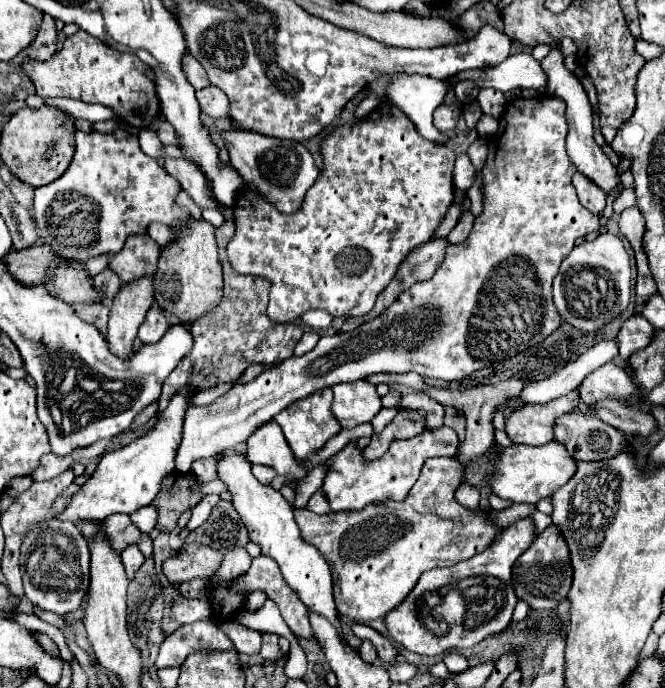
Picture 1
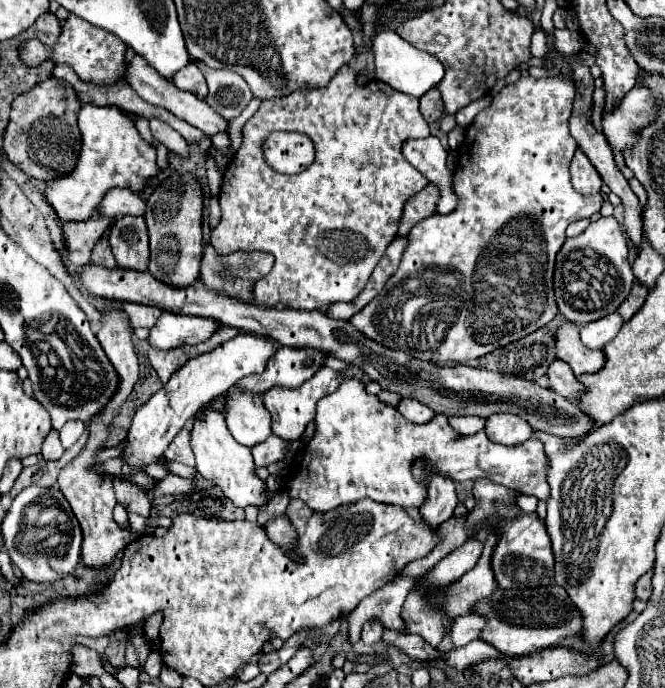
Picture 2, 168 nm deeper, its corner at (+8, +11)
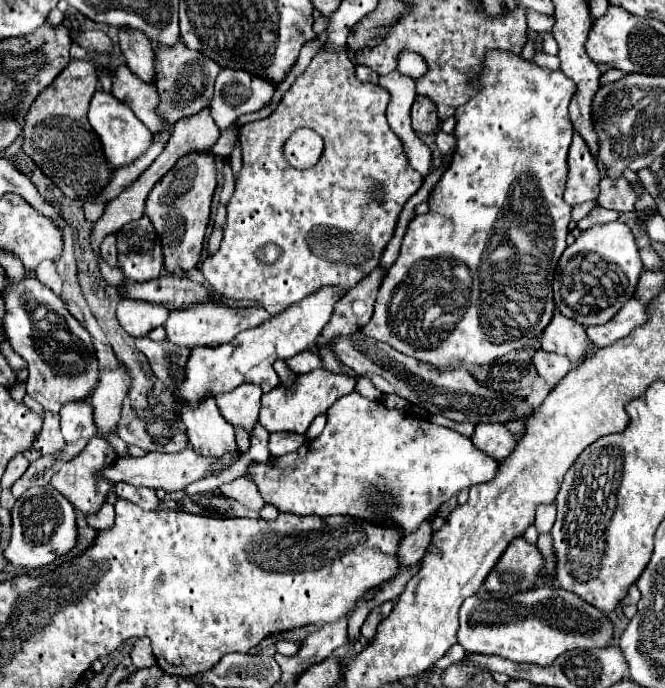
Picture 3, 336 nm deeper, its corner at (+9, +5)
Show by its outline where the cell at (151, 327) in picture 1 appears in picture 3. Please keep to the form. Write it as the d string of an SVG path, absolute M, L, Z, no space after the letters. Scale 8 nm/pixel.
M122 299L118 303L118 321L132 337L148 335L154 327L164 325L168 319L168 309L160 303L140 301L140 299Z

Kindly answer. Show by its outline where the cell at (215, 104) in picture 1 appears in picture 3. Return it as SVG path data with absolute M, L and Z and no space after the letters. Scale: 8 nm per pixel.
M176 41L174 45L158 45L156 47L156 87L160 103L156 107L156 113L166 125L174 125L176 121L196 115L204 107L210 105L214 95L214 81L222 67L208 59L204 53L188 49L182 41Z

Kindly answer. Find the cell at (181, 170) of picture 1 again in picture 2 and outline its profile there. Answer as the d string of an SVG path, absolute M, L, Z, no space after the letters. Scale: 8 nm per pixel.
M151 119L149 127L151 127L151 133L153 133L155 141L163 143L169 151L173 151L179 157L189 157L189 145L175 129L171 129L167 123L157 121L157 119Z

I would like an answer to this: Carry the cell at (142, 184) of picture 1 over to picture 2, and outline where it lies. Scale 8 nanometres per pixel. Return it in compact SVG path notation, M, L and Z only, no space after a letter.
M87 103L79 111L77 123L79 123L79 131L81 131L79 159L77 159L71 173L49 181L45 191L43 191L45 201L51 205L51 209L59 217L59 221L91 221L91 219L99 217L99 207L101 207L101 201L103 201L107 191L119 187L119 189L131 189L135 193L141 193L149 185L149 181L159 175L159 167L155 163L155 149L141 139L135 125L129 121L129 117L121 109L95 107L93 103Z

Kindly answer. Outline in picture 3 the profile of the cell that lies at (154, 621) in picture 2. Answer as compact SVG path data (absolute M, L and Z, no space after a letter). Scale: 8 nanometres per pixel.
M138 639L132 653L130 653L130 659L134 663L134 667L142 669L142 667L148 667L152 663L156 663L154 655L152 655L152 647L150 647L150 639Z

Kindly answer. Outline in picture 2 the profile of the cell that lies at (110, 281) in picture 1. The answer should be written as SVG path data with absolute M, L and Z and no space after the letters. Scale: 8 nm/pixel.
M99 239L99 241L97 241L97 245L93 247L93 253L91 253L91 261L93 261L95 265L105 267L105 269L117 267L115 257L113 257L113 253L111 253L111 247L109 247L107 239Z

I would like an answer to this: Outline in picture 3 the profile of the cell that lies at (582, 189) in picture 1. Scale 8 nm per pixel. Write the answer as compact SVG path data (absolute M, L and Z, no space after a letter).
M574 133L572 147L568 151L568 177L564 189L564 201L568 205L578 205L584 201L594 201L598 197L600 171L588 143Z

